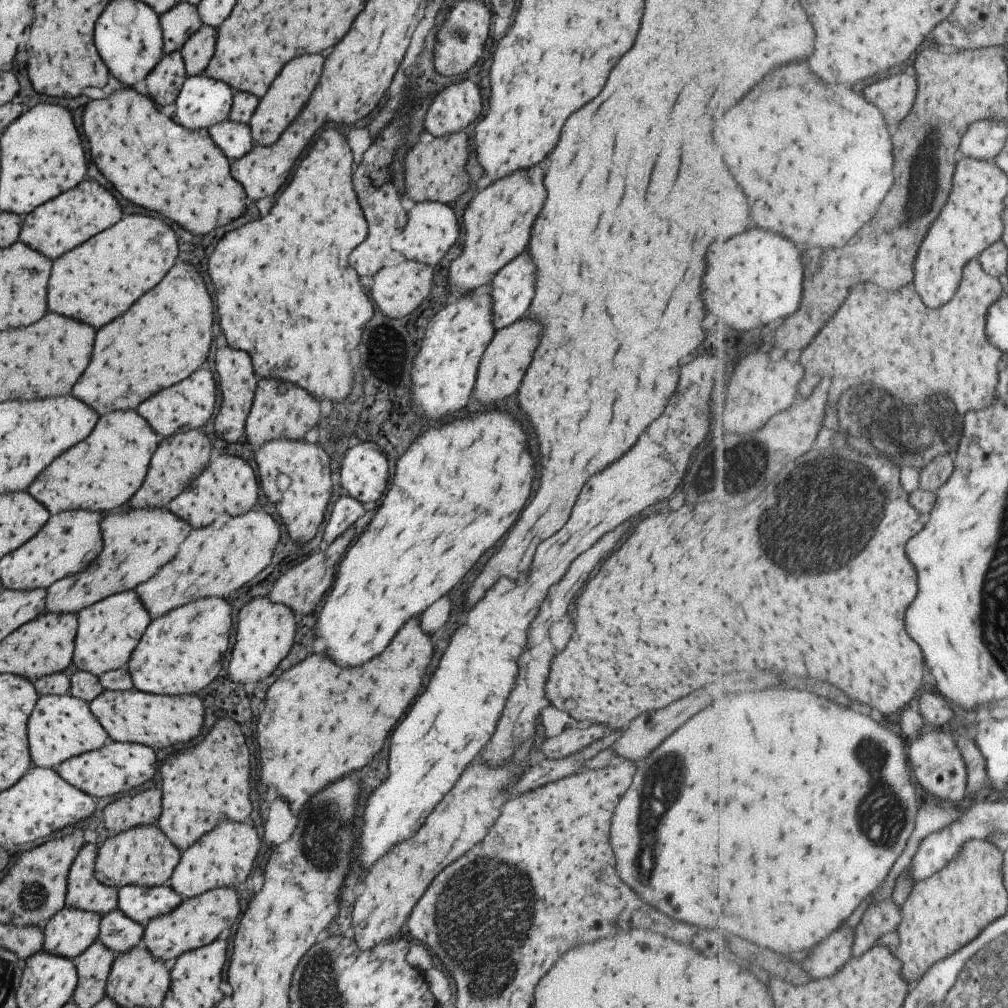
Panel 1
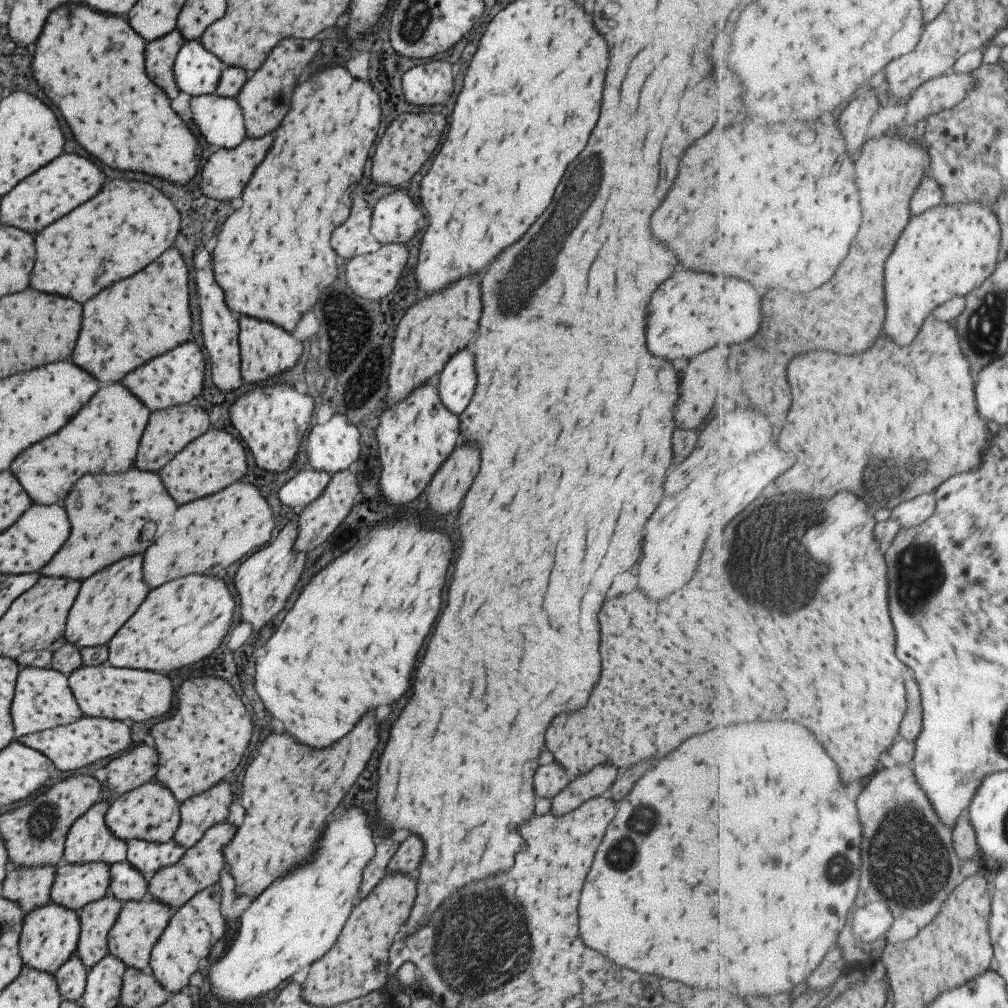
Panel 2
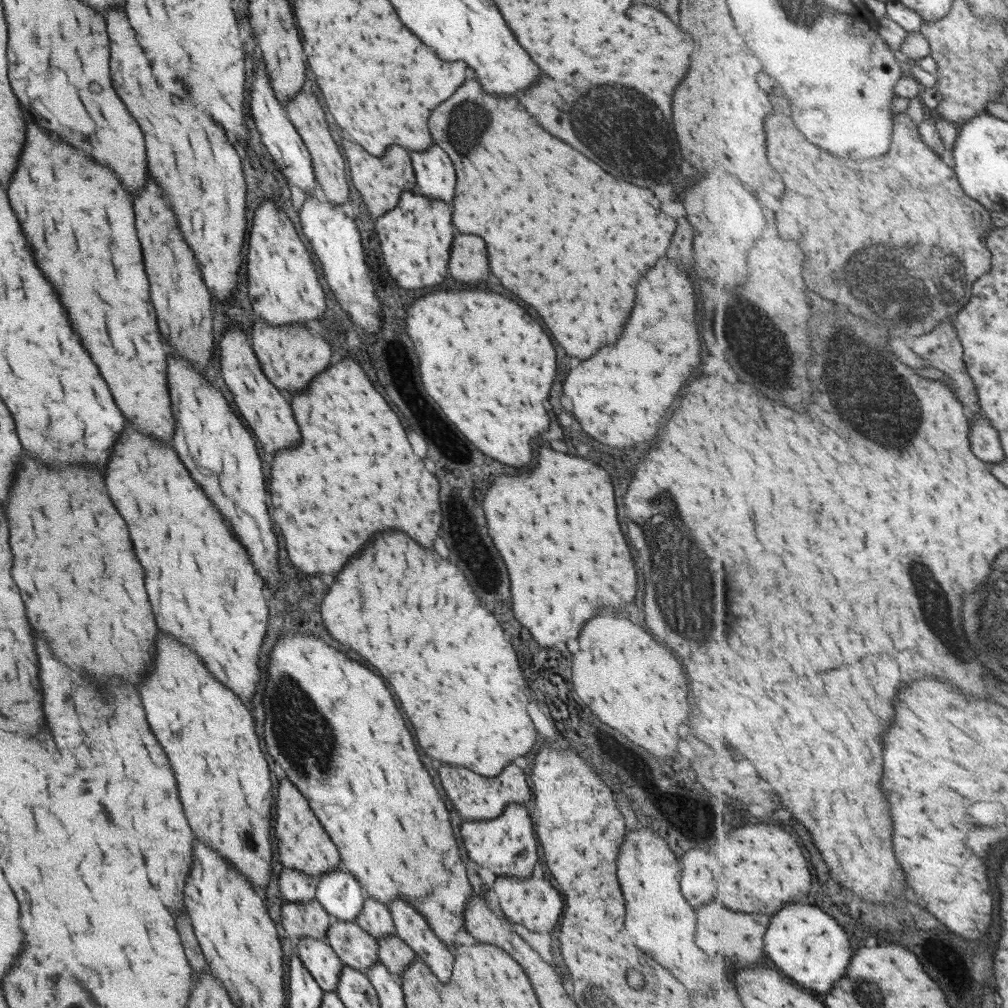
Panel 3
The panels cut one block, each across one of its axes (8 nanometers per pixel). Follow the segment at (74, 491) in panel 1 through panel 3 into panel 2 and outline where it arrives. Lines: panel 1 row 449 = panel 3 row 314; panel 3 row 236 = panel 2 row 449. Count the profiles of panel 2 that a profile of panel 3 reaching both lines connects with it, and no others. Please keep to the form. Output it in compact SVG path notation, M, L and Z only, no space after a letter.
M120 382L103 384L85 403L85 406L57 434L41 440L39 444L33 444L27 450L22 450L15 456L8 470L15 475L32 503L36 505L59 504L67 496L71 486L83 474L87 474L87 472L89 474L95 474L95 472L105 472L105 474L125 472L131 466L149 413L150 410L143 406Z

